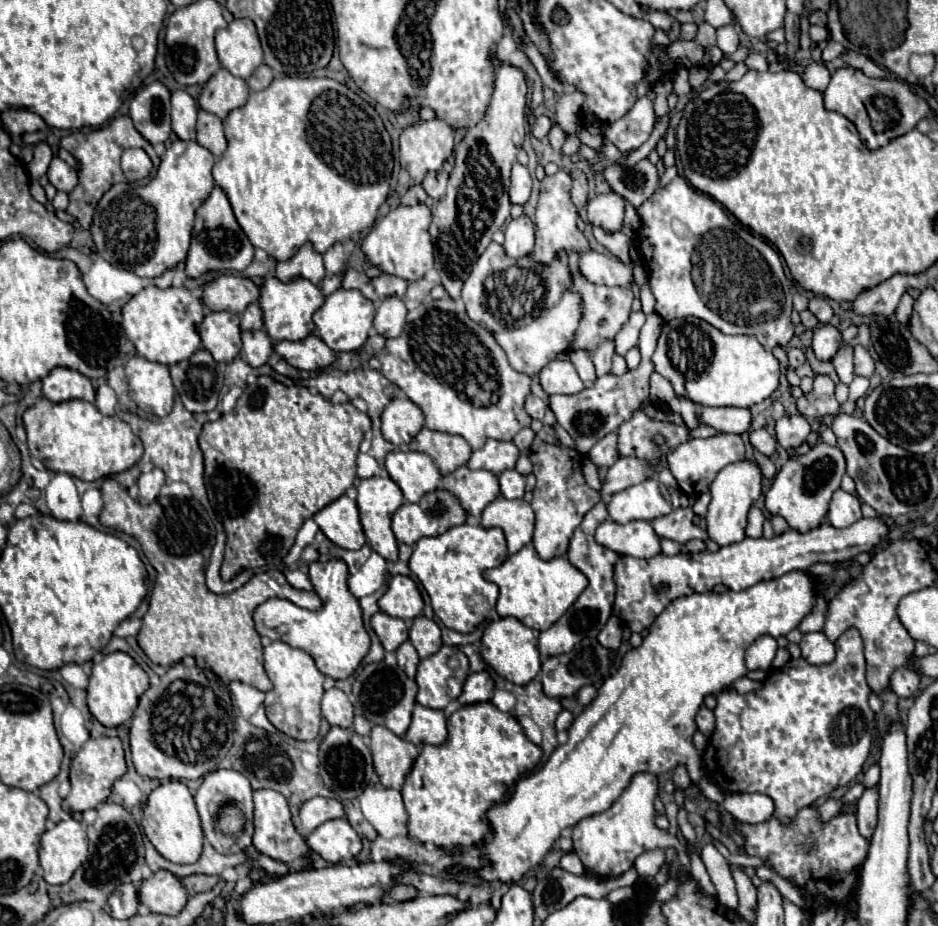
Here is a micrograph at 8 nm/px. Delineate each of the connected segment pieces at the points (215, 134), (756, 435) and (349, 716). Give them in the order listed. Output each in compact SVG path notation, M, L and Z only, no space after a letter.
M200 110L197 115L196 140L200 146L210 150L216 158L226 150L226 138L222 130L222 120L210 112Z
M754 430L754 432L750 432L750 444L758 452L762 452L764 456L772 456L774 454L774 446L768 446L768 436L772 436L772 434L768 434L766 430Z
M330 688L322 698L322 716L332 724L340 728L350 728L354 720L352 704L348 696L340 688Z

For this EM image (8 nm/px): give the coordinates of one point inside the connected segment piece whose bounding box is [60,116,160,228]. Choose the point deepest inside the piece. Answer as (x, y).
(99, 151)

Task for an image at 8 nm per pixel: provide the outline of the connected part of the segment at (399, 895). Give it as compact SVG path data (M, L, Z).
M396 884L396 886L392 886L388 892L386 892L386 898L388 900L410 900L410 898L414 898L416 896L416 888L412 888L412 886L400 886L400 884Z

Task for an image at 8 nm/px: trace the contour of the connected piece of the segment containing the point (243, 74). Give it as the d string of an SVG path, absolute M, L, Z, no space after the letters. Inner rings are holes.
M250 18L232 20L224 30L216 32L216 52L220 58L220 64L238 78L248 78L260 64L262 64L262 48L256 34L256 26Z

